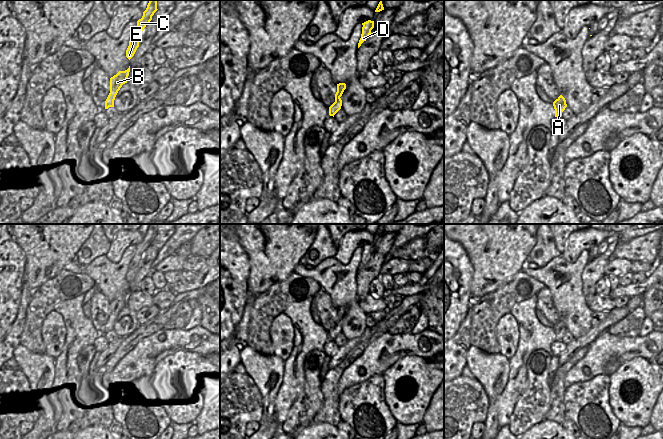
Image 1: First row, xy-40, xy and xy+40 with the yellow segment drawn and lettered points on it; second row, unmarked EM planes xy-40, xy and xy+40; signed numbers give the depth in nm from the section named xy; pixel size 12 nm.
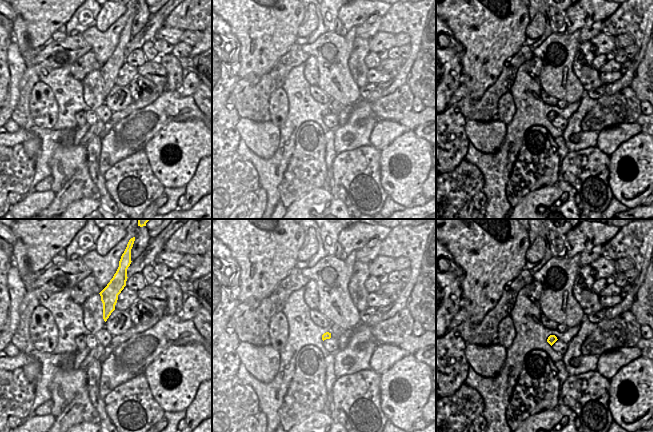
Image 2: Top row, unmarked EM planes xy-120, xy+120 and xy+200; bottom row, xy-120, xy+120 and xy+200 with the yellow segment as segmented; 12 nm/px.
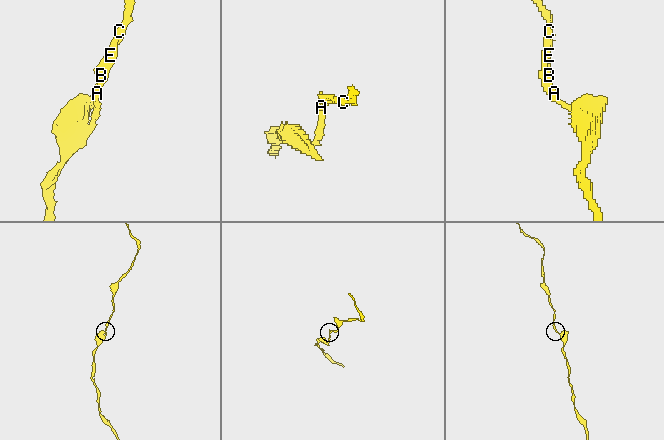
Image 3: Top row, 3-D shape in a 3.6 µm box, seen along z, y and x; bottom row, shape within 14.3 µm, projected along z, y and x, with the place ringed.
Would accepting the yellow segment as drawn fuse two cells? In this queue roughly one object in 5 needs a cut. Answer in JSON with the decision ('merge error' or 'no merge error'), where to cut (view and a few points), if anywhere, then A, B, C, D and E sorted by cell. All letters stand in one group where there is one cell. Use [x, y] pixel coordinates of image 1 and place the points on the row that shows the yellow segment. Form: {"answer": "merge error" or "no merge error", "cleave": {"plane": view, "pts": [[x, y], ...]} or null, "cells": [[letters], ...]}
{"answer": "no merge error", "cleave": null, "cells": [["A", "B", "C", "D", "E"]]}

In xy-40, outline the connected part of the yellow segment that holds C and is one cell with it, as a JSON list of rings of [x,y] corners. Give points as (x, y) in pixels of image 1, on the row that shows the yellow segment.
[[[150,0],[146,10],[143,12],[142,18],[137,21],[137,27],[129,41],[129,46],[126,50],[126,57],[129,60],[134,56],[137,48],[139,47],[139,38],[143,29],[150,23],[152,16],[157,10],[157,0]]]

